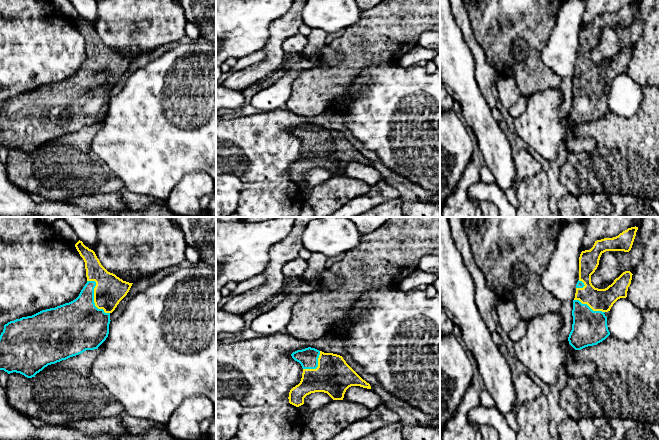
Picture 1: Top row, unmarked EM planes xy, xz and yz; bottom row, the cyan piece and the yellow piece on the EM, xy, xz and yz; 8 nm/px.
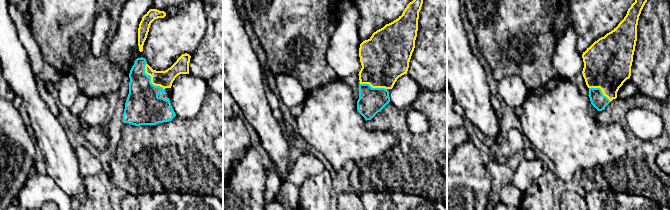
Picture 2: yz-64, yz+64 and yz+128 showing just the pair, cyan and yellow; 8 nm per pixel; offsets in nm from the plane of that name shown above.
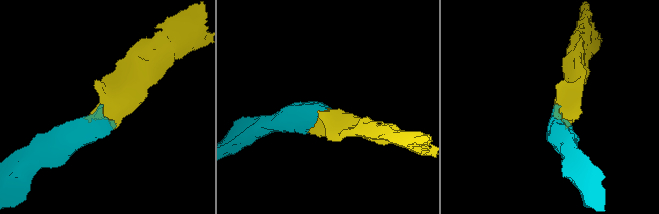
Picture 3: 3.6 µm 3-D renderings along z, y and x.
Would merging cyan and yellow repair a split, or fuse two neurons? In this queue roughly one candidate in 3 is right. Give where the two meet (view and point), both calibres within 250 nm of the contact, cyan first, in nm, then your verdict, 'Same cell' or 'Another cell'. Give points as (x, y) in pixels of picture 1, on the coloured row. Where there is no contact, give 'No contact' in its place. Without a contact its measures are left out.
Touches cyan at xy (93, 297). Thickness 400 nm (cyan) against 240 nm. Same cell

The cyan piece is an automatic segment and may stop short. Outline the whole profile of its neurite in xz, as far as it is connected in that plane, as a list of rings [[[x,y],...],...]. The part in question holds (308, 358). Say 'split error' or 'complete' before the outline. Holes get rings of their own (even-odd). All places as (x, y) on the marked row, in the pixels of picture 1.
split error; [[[308,347],[291,356],[303,368],[300,383],[290,390],[288,397],[289,403],[296,407],[303,405],[304,398],[315,392],[327,393],[333,400],[343,400],[351,386],[371,389],[340,355]]]

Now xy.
split error; [[[79,240],[75,247],[85,262],[87,283],[75,300],[4,325],[0,335],[0,370],[32,378],[48,365],[79,355],[86,350],[98,349],[108,337],[110,314],[127,295],[133,283],[123,281],[108,272],[95,252],[82,241]]]

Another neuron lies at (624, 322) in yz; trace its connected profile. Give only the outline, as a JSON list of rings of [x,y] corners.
[[[627,298],[618,299],[609,311],[607,326],[610,335],[625,342],[633,342],[643,325],[644,312]]]

